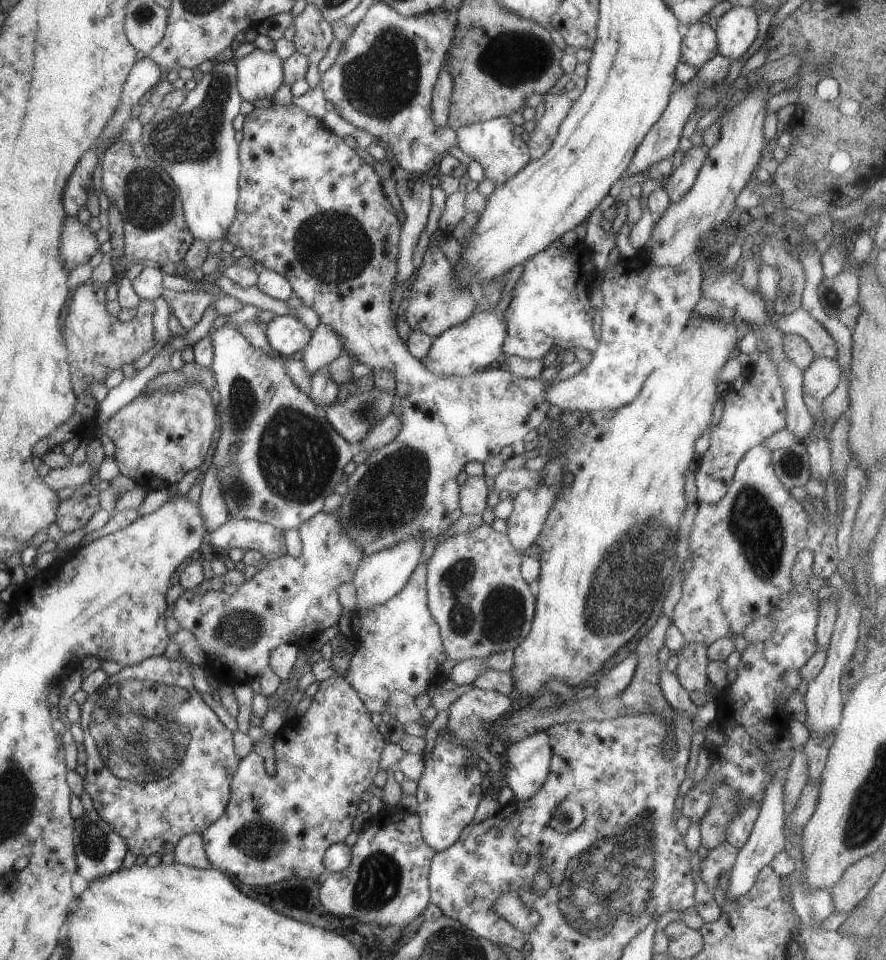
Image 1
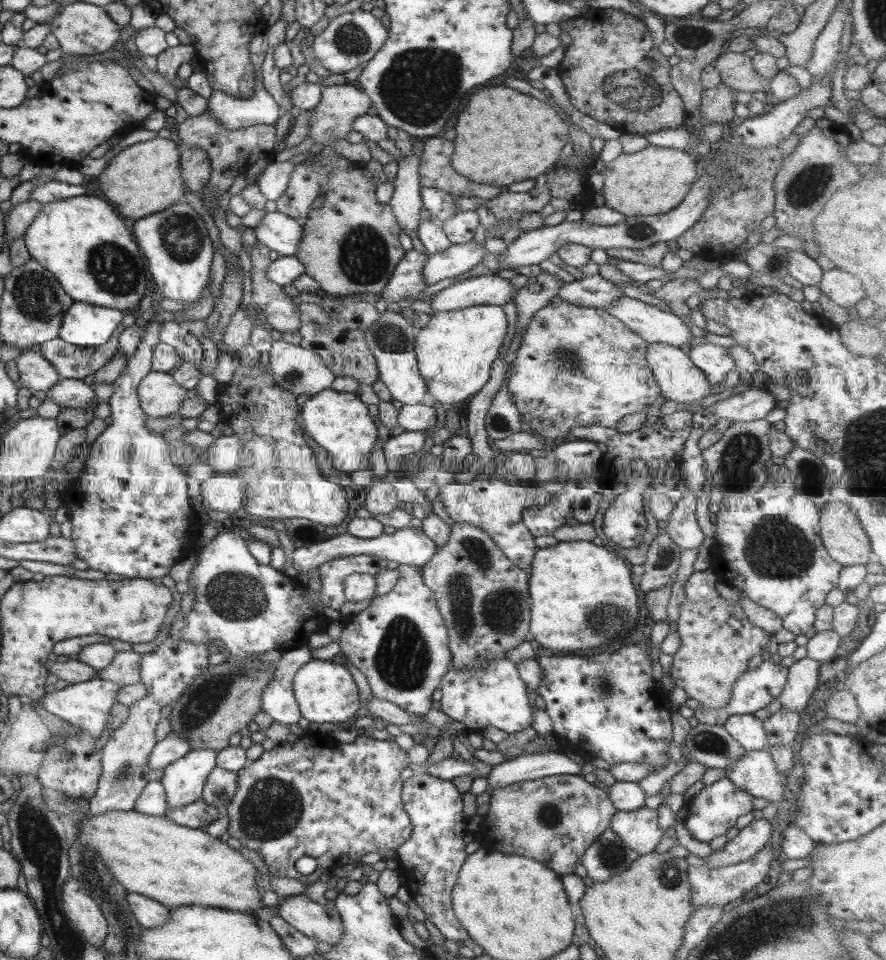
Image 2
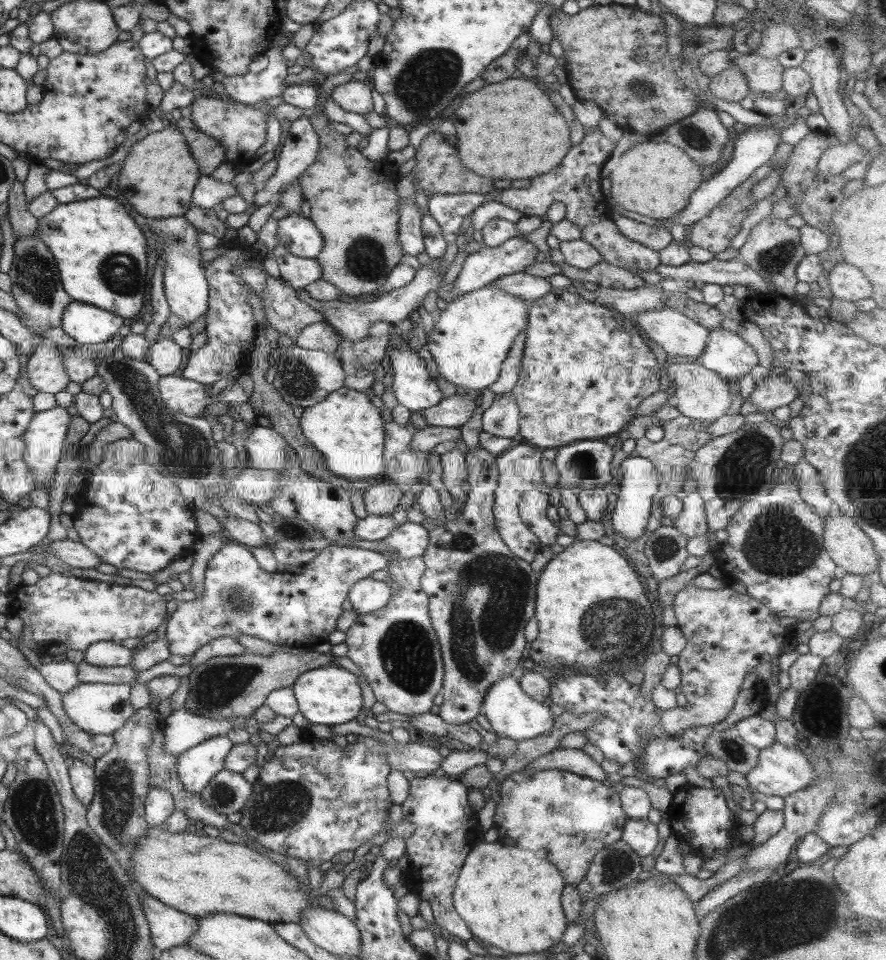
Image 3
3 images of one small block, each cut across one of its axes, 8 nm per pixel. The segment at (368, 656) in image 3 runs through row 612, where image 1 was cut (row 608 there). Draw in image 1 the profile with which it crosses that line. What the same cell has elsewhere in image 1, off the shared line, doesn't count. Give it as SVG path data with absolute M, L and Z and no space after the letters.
M426 562L416 566L408 584L394 598L390 598L386 604L380 604L378 608L374 606L368 612L357 615L360 619L360 632L356 637L356 648L351 655L350 667L343 678L356 690L368 713L377 712L382 716L383 722L389 725L390 722L396 722L396 718L386 712L389 695L392 692L403 691L416 698L427 693L432 685L440 681L438 667L447 659L440 638L440 628L428 606Z

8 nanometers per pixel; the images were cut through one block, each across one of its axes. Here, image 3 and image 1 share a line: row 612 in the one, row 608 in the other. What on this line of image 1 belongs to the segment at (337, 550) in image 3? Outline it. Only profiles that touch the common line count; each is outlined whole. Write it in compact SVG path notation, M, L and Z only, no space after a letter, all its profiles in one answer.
M323 511L318 512L318 514L312 516L312 519L309 519L305 524L302 524L299 530L302 543L302 553L298 558L293 558L289 555L280 555L277 560L272 560L267 566L258 570L258 573L255 576L252 576L250 580L247 580L238 586L238 590L231 595L218 590L200 592L198 589L187 589L184 590L184 592L180 594L178 600L176 600L174 609L170 614L176 618L180 623L180 626L182 626L182 629L190 630L192 635L196 636L198 644L200 644L200 650L204 652L204 656L208 659L208 664L211 665L213 669L226 668L226 670L232 670L232 668L234 668L234 670L236 670L236 668L246 668L246 670L256 670L258 664L264 668L264 666L269 666L270 656L272 656L272 652L274 652L278 646L284 644L301 645L305 640L312 639L327 628L339 624L343 612L342 606L339 602L338 592L343 583L353 581L354 572L358 569L360 560L363 560L362 556L364 556L364 554L362 554L362 548L358 548L358 546L354 544L354 540L350 540L346 534L342 534L337 512L332 512L332 514L326 514L326 512Z

